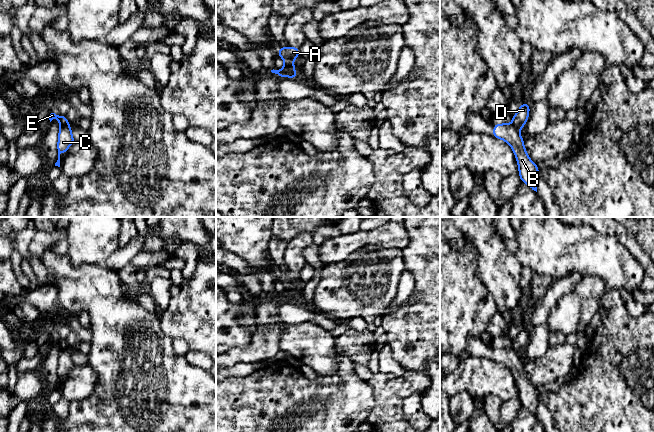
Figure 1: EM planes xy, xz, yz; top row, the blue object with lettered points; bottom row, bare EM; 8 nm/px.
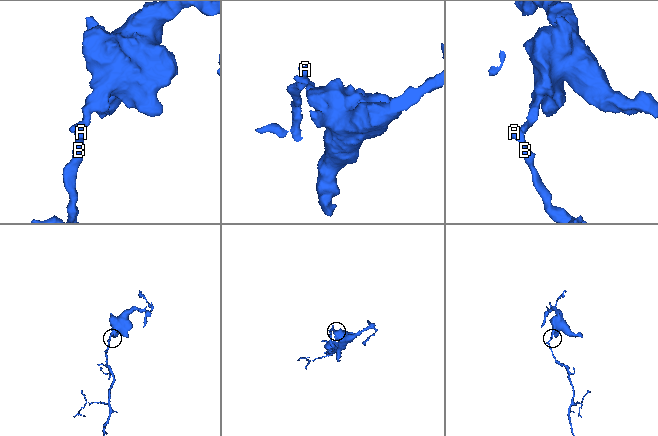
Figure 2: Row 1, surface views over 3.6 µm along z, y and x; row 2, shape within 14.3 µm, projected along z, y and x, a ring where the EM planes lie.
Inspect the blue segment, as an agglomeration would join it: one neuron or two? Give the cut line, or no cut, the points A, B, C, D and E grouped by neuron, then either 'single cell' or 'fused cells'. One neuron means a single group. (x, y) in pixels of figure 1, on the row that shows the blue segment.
cut in xz along (285, 65), (293, 67); A B C / D E; fused cells

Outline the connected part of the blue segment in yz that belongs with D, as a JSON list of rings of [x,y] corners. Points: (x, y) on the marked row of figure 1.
[[[529,103],[520,104],[520,108],[516,112],[516,114],[513,115],[512,125],[517,129],[522,129],[528,120],[529,110],[530,110]]]

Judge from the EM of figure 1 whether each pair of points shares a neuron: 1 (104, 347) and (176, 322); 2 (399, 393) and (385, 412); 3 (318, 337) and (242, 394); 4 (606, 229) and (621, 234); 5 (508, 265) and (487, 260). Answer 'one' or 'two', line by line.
1: two
2: one
3: two
4: one
5: one

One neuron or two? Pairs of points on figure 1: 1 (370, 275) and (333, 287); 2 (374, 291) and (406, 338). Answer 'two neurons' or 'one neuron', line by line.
1: one neuron
2: two neurons

